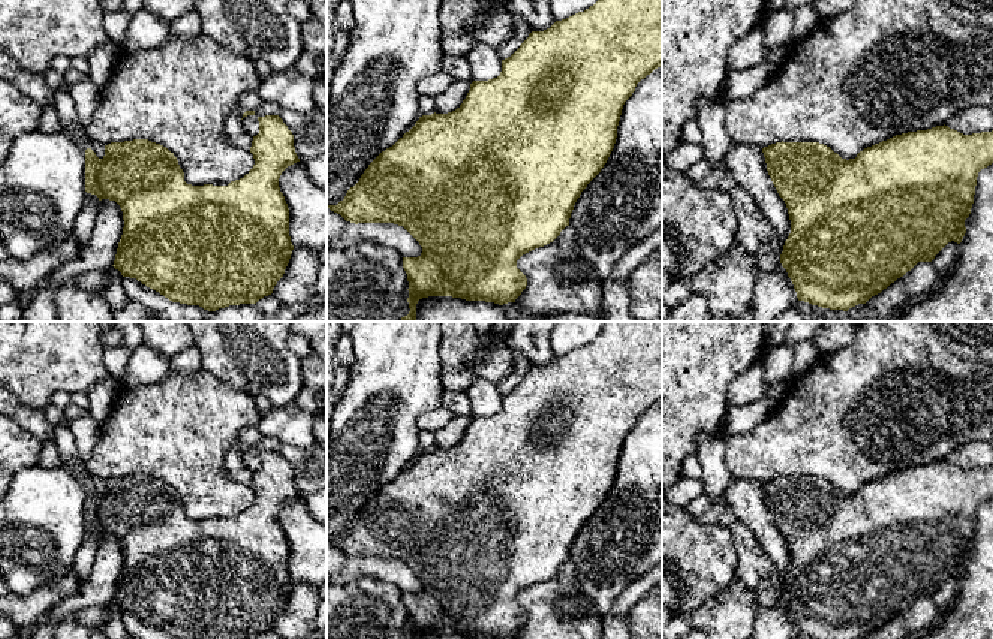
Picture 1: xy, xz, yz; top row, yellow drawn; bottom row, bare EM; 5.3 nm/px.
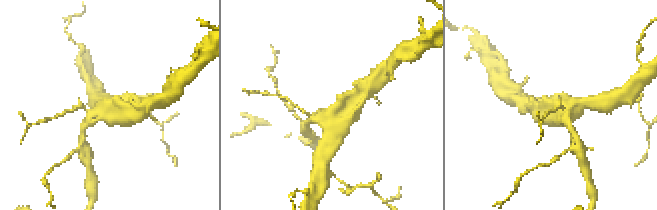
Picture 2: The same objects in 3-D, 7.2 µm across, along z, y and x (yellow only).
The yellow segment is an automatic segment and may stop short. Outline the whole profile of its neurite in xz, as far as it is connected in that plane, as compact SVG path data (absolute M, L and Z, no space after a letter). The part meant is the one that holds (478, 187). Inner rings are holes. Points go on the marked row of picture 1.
M598 0L584 12L556 21L544 31L532 31L520 48L502 60L502 72L488 81L473 81L463 103L448 114L422 115L392 147L382 151L364 171L359 181L350 187L343 201L328 205L350 223L394 223L403 226L422 247L418 257L403 257L403 268L409 281L409 314L398 322L416 322L416 304L428 296L452 296L466 301L485 301L499 305L515 302L527 286L526 275L517 268L517 260L539 247L553 242L569 226L571 213L581 192L607 163L617 138L625 102L635 91L637 84L662 67L662 0Z

